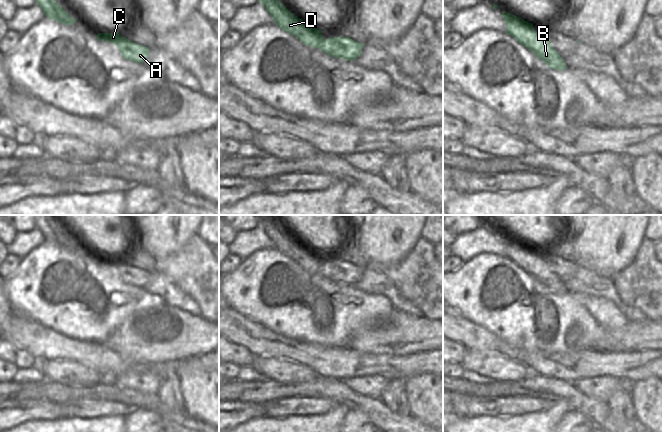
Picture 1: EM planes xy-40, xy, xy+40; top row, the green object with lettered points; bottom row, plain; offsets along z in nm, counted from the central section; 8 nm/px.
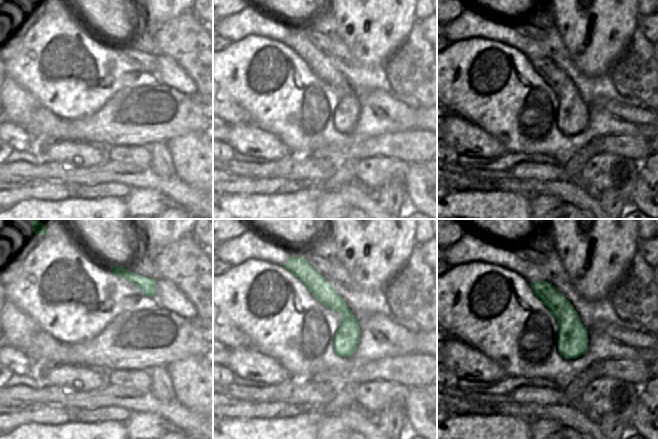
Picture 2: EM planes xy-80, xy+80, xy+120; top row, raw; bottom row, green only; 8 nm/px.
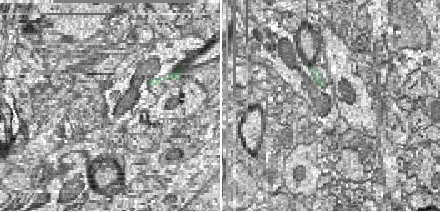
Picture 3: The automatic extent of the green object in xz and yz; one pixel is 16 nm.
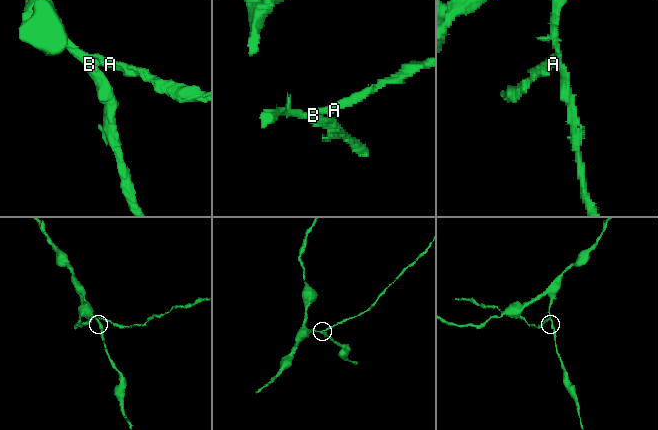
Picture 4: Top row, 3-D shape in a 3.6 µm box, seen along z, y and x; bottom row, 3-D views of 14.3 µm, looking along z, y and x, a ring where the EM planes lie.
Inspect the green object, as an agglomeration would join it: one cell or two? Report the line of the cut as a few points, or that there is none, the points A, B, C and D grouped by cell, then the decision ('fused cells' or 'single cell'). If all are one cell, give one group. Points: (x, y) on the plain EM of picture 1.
cut in xy along (323, 262), (319, 272); A C / B D; fused cells

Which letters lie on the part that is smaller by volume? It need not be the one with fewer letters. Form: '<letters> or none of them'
A, C

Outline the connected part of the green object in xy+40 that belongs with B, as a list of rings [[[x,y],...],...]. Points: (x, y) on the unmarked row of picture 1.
[[[506,235],[501,238],[501,241],[506,248],[506,257],[529,273],[548,291],[559,295],[567,293],[564,284],[552,271],[548,262],[545,259],[537,257],[534,254],[532,247],[529,247]]]

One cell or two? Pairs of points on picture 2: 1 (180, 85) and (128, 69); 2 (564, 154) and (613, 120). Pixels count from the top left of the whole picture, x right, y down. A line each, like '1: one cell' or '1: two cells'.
1: two cells
2: one cell

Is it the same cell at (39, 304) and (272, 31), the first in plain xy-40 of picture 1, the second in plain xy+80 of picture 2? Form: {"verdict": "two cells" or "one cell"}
{"verdict": "two cells"}

